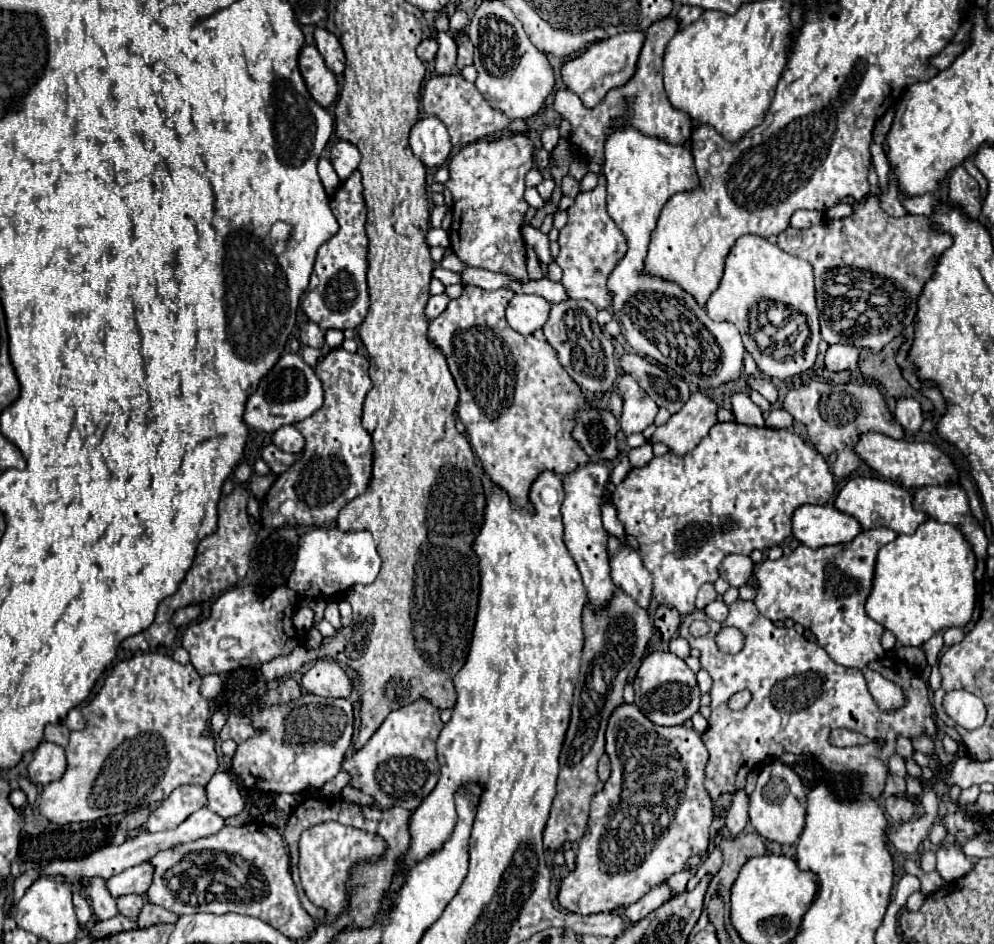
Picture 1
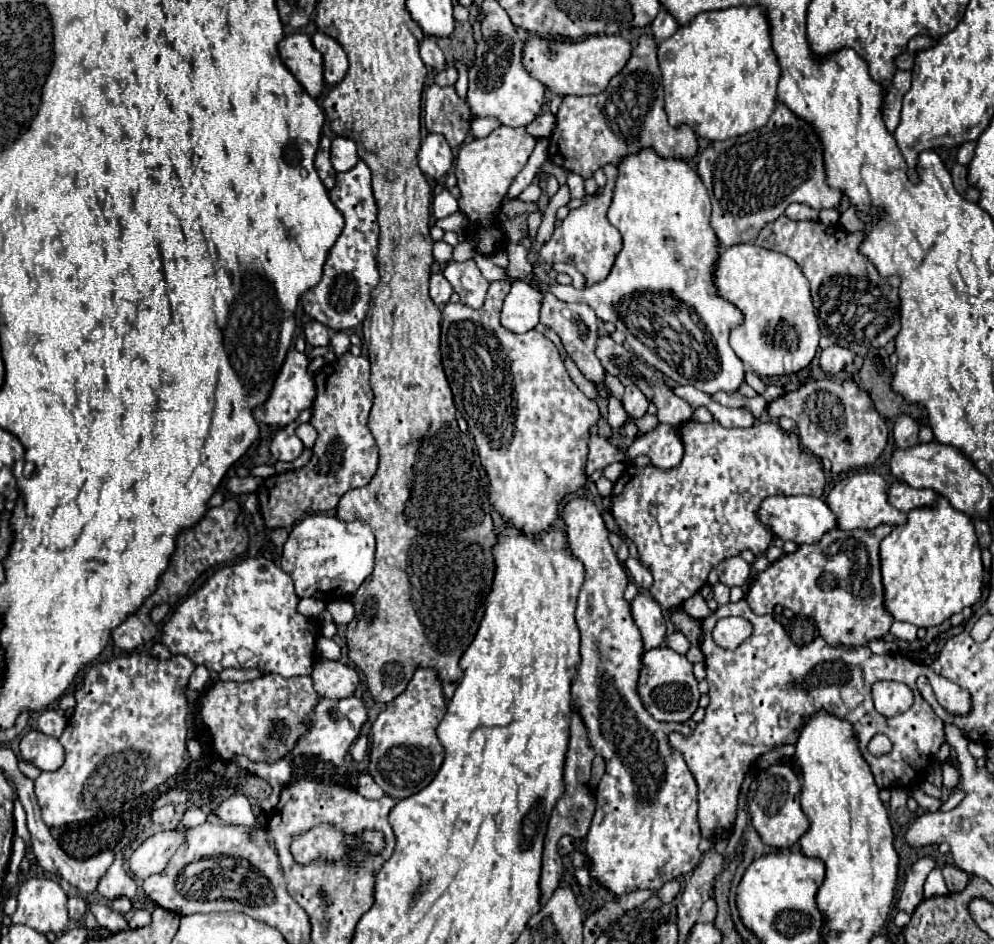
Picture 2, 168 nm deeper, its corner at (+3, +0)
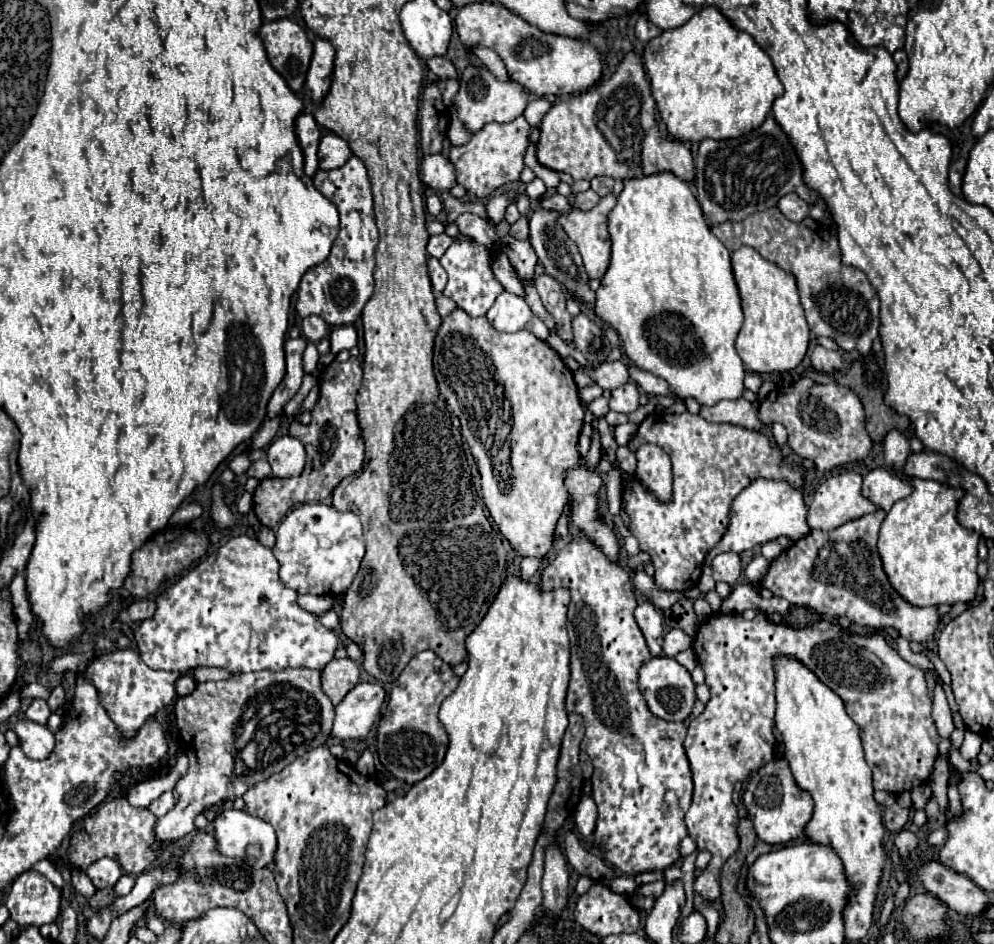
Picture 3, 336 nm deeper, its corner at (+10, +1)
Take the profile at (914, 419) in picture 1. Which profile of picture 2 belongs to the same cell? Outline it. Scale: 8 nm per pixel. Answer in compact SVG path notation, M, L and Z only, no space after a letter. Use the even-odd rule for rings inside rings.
M899 415L895 425L893 425L893 439L895 445L901 449L913 447L917 445L917 433L919 433L919 425L915 423L915 419L911 415Z

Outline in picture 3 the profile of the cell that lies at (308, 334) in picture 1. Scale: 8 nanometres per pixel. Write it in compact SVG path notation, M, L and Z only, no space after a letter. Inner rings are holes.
M308 316L302 322L302 334L312 342L320 342L322 338L328 336L328 332L330 332L330 326L320 316Z

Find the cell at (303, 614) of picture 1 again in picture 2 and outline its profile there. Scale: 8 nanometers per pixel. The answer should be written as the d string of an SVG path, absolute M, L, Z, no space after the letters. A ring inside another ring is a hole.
M301 599L297 605L297 611L301 615L305 615L307 619L317 619L323 609L325 609L325 603L317 601L317 599Z

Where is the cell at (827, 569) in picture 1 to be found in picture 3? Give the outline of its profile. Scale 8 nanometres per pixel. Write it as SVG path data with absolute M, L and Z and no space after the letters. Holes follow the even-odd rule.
M882 508L864 514L856 520L850 520L830 532L824 530L812 530L808 532L804 538L796 540L790 548L786 548L772 564L768 574L762 578L760 586L768 588L774 592L774 596L784 596L790 604L798 604L798 606L810 606L812 610L816 610L818 614L826 616L826 618L838 618L838 616L846 616L850 622L856 622L860 626L870 626L874 630L882 630L882 628L894 628L902 634L902 638L910 640L910 642L930 642L934 640L934 634L942 622L940 612L936 606L914 606L910 602L906 602L890 584L884 568L882 568L882 560L876 548L878 542L878 530L880 524L884 520L886 512ZM836 546L844 546L844 556L838 554ZM844 564L844 566L842 566Z

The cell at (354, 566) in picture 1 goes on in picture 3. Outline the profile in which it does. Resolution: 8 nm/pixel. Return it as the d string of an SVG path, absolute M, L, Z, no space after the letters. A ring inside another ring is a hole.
M324 502L302 504L280 522L272 552L280 564L280 582L288 588L294 588L298 594L344 596L364 556L360 518L354 512L338 512Z

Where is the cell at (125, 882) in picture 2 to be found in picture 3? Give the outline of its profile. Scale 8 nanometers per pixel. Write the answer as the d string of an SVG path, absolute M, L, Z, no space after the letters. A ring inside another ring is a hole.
M100 858L88 866L86 874L90 876L90 880L98 890L104 890L104 888L110 890L122 876L122 868L114 858Z

